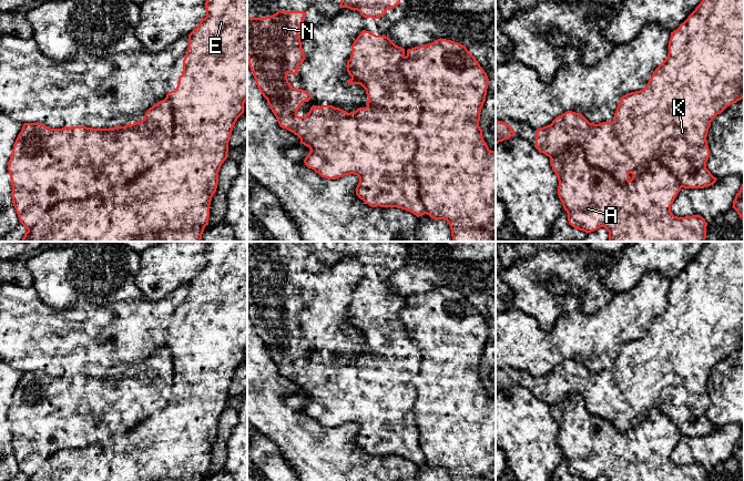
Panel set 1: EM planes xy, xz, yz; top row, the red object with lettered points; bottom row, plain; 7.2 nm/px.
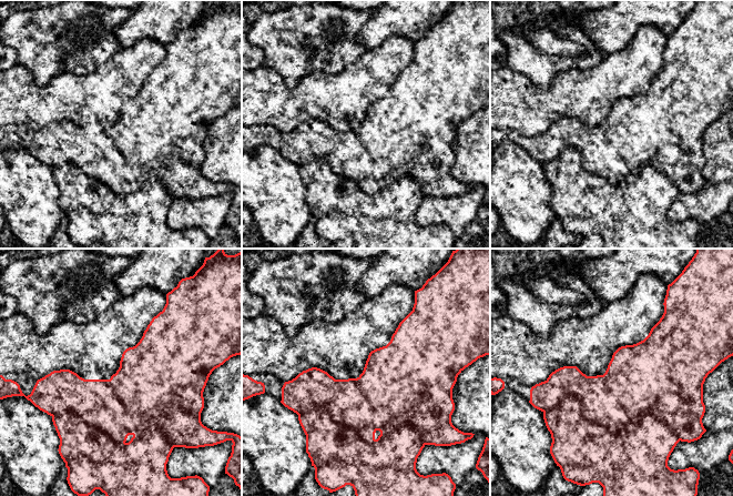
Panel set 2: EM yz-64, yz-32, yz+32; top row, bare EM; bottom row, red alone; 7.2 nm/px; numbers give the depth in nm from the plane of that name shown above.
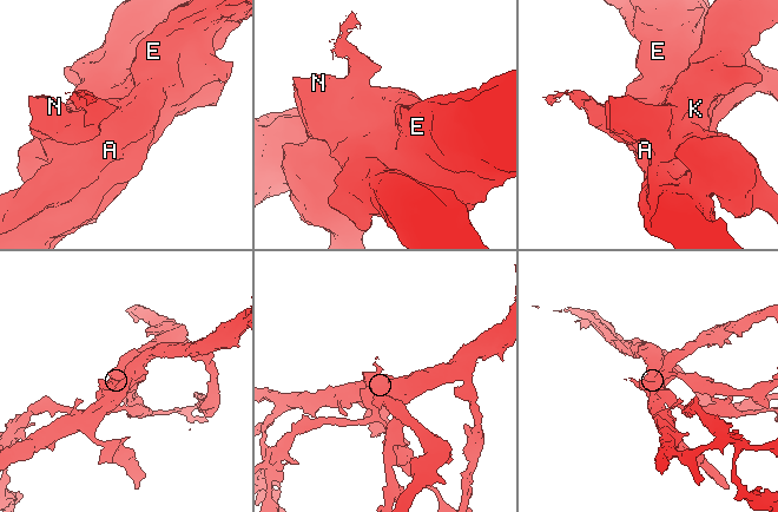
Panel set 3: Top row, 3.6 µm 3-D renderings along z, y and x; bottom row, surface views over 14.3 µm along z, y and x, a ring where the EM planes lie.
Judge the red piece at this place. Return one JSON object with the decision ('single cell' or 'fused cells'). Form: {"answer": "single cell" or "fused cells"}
{"answer": "fused cells"}

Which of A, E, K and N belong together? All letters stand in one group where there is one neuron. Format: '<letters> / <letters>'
A E / K N

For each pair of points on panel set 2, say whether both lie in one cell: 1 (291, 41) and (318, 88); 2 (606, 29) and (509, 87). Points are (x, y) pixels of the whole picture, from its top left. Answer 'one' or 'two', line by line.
1: two
2: two

